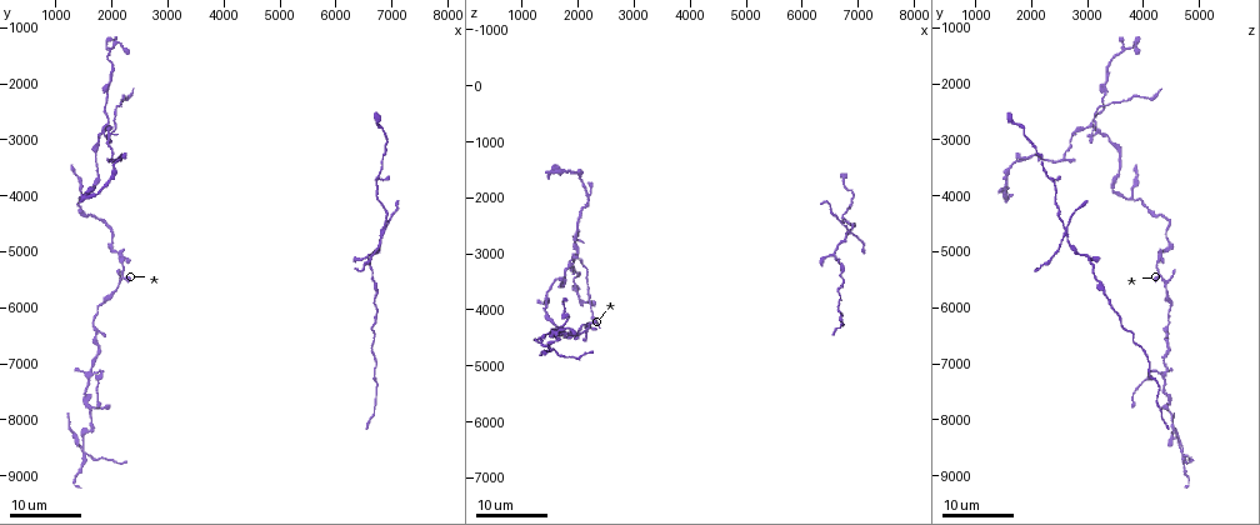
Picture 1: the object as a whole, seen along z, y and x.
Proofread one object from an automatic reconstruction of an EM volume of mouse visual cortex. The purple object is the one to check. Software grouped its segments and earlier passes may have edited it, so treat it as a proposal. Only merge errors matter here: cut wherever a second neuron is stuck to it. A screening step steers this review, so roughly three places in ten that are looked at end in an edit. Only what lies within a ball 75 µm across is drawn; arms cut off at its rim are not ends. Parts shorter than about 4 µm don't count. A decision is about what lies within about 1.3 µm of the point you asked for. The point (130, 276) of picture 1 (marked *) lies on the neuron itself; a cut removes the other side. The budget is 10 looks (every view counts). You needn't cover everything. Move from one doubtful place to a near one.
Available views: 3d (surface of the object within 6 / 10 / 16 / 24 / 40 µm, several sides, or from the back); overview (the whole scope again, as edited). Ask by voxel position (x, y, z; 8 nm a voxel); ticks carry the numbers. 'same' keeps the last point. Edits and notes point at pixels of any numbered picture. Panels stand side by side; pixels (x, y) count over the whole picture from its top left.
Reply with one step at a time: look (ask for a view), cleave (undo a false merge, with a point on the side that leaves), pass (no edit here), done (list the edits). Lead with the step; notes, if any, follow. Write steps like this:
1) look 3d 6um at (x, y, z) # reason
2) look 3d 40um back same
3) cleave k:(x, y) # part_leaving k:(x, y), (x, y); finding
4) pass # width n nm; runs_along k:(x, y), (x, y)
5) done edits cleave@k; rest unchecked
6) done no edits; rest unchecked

look 3d 16um at (1900, 2900, 3150) # looks like a crossing

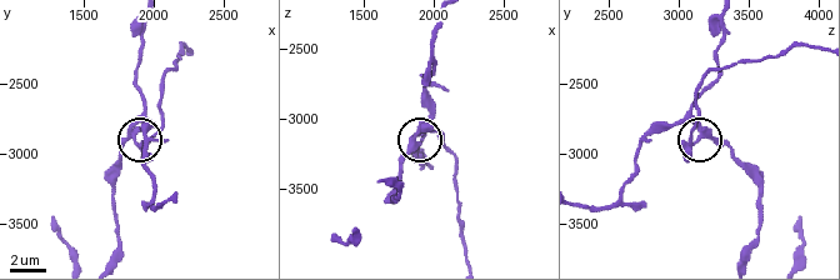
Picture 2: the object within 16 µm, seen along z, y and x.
look 3d 6um at (1840, 2900, 3140)

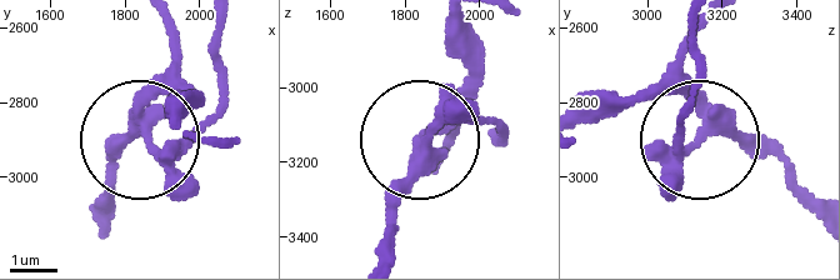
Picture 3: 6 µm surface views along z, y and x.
cleave 3:(220, 110) # width 290 nm; two neurons meet here

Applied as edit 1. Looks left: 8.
look overview

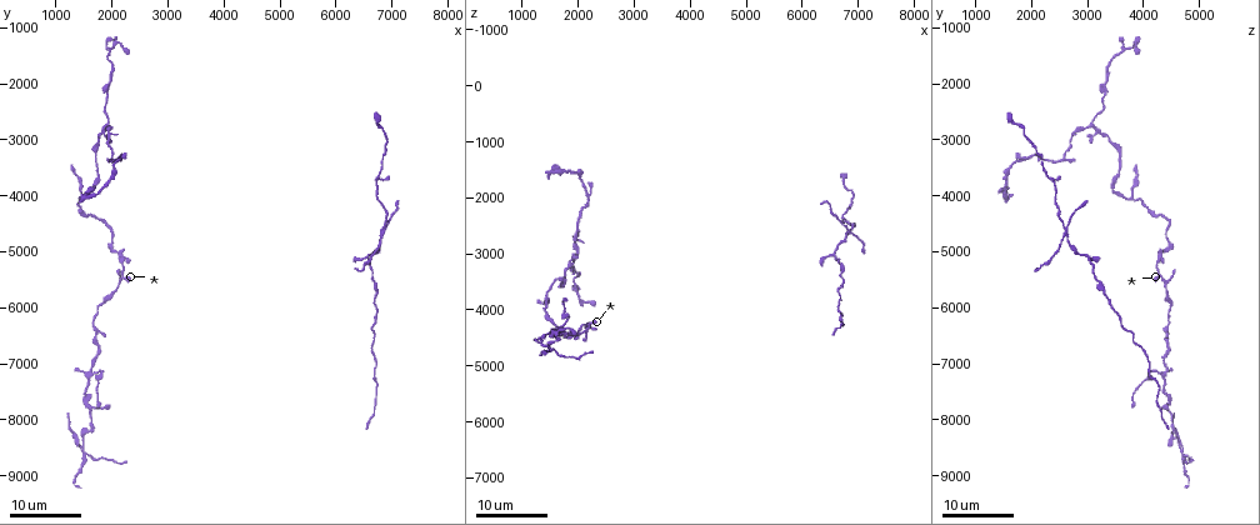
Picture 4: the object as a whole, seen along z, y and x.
look 3d 16um at (6600, 5150, 3050) # a fork

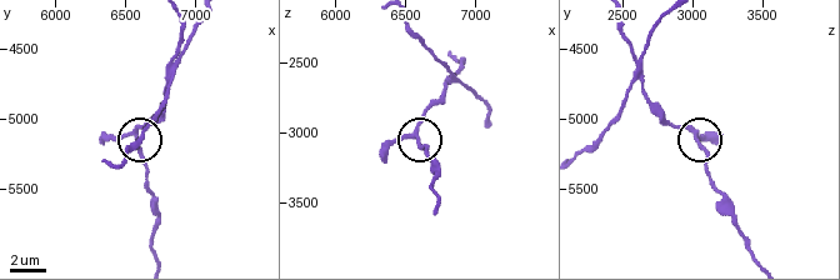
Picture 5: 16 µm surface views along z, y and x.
look 3d 6um at (6580, 5180, 3040) # closer look

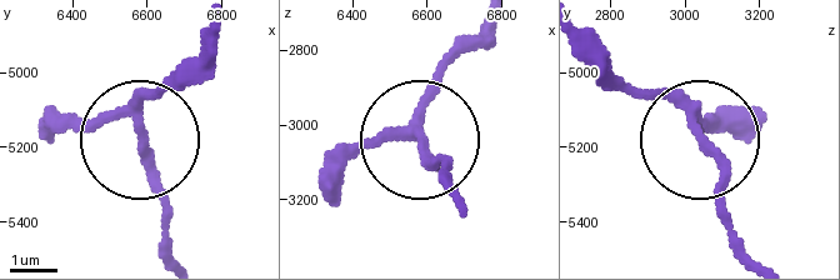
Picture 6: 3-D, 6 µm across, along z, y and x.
pass # arms 3; one neuron here

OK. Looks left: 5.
look 3d 16um at (1450, 4050, 3850) # three arms meet

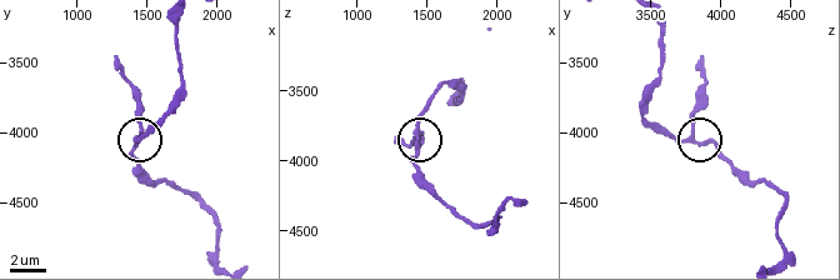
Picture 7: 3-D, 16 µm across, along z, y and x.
look 3d 10um at (1460, 4020, 3780)

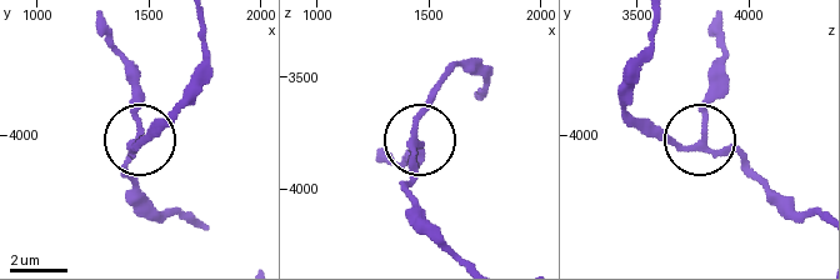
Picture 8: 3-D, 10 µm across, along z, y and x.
pass # runs_along 8:(819, 219), (798, 215), (740, 160), (704, 145), (711, 61); one neuron here

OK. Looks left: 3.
look 3d 16um at (1650, 7200, 4300) # four-way junction

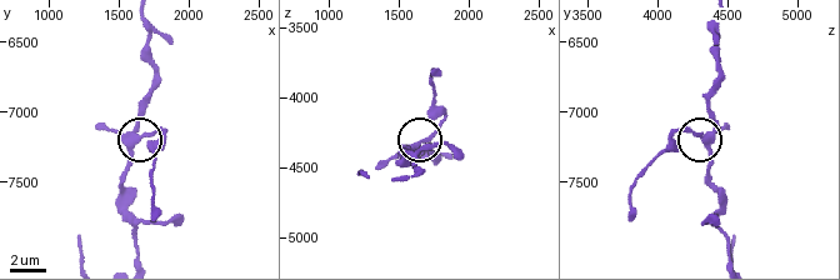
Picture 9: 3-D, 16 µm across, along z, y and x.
look 3d 10um at (1620, 7220, 4320)

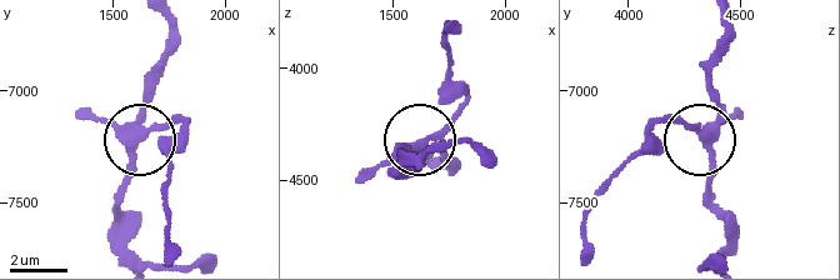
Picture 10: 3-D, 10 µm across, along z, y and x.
pass # arms 4; runs_along 10:(169, 24), (171, 45), (143, 131), (149, 136), (190, 124); continuous, no second neuron

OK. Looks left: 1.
done edits cleave@3; rest unchecked

